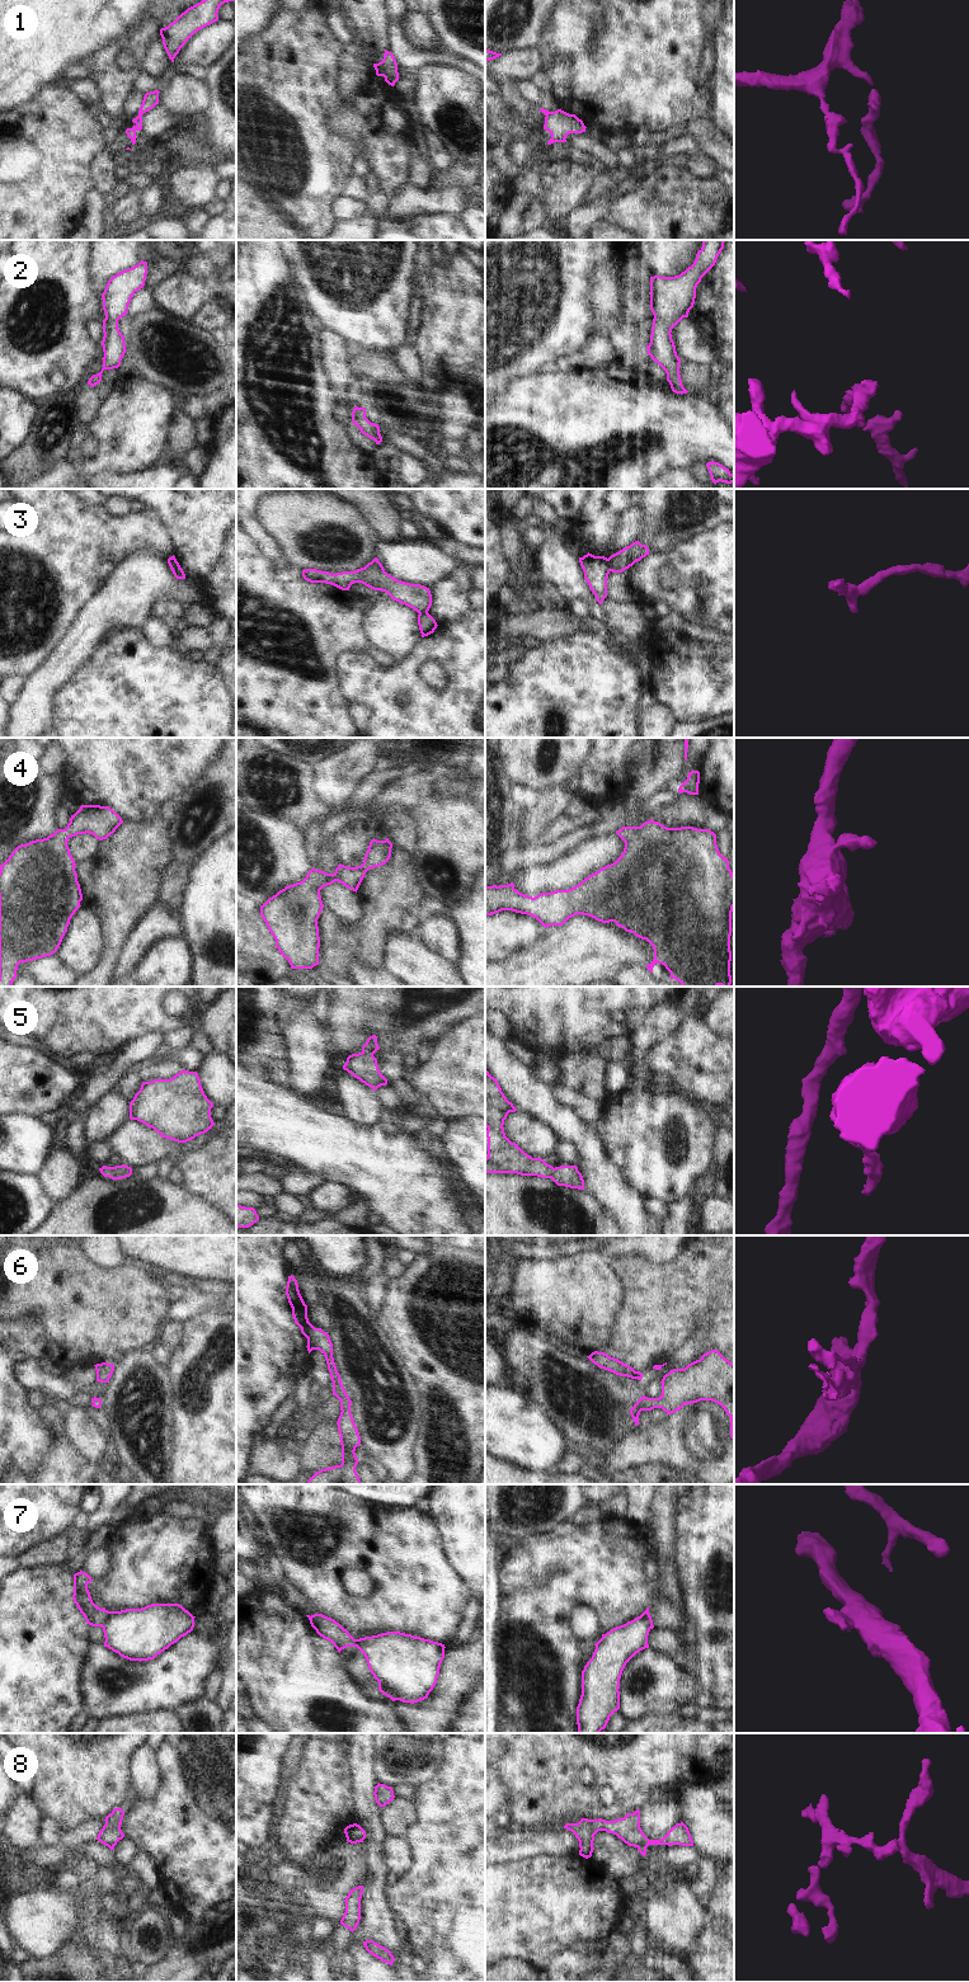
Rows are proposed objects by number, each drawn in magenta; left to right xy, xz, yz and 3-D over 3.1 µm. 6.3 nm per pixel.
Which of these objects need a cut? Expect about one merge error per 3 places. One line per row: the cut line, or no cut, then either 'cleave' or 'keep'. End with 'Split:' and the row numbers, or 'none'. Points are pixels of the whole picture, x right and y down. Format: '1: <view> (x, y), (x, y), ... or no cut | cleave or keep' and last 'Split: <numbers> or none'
1: no cut | keep
2: no cut | keep
3: yz (606, 559), (610, 570) | cleave
4: no cut | keep
5: no cut | keep
6: no cut | keep
7: xy (112, 1611), (102, 1627) | cleave
8: no cut | keep
Split: 3, 7

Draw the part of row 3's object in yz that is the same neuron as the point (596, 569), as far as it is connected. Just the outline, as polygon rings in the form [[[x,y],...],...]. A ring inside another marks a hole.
[[[588,552],[583,557],[579,557],[579,562],[584,571],[584,579],[588,583],[589,589],[601,604],[607,597],[607,579],[610,574],[607,557],[594,556]]]

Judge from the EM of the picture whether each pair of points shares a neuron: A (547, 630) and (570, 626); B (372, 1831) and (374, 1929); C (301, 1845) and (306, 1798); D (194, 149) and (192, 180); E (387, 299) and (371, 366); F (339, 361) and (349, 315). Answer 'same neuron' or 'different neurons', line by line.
A: same neuron
B: same neuron
C: same neuron
D: different neurons
E: different neurons
F: different neurons

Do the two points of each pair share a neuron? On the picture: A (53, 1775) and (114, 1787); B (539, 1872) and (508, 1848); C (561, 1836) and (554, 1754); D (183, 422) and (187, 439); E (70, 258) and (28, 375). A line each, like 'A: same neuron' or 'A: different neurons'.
A: same neuron
B: different neurons
C: different neurons
D: same neuron
E: same neuron

